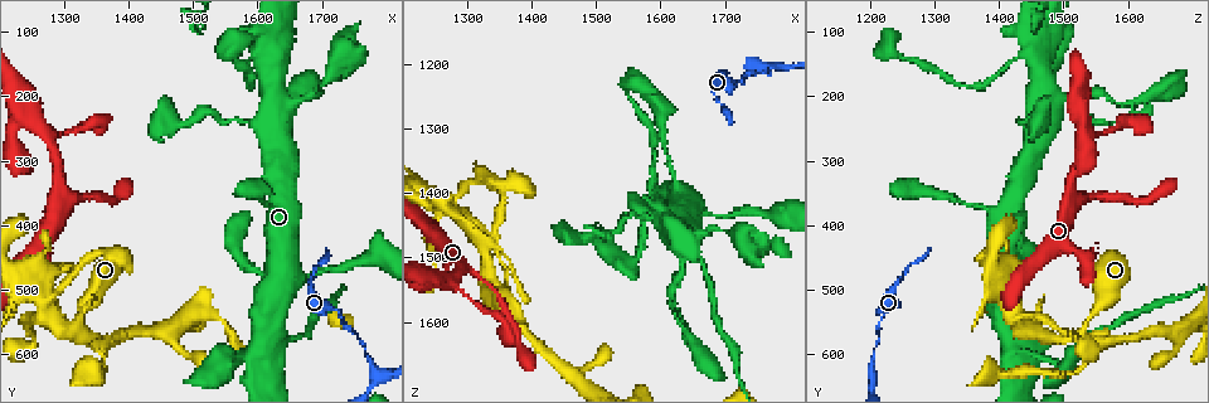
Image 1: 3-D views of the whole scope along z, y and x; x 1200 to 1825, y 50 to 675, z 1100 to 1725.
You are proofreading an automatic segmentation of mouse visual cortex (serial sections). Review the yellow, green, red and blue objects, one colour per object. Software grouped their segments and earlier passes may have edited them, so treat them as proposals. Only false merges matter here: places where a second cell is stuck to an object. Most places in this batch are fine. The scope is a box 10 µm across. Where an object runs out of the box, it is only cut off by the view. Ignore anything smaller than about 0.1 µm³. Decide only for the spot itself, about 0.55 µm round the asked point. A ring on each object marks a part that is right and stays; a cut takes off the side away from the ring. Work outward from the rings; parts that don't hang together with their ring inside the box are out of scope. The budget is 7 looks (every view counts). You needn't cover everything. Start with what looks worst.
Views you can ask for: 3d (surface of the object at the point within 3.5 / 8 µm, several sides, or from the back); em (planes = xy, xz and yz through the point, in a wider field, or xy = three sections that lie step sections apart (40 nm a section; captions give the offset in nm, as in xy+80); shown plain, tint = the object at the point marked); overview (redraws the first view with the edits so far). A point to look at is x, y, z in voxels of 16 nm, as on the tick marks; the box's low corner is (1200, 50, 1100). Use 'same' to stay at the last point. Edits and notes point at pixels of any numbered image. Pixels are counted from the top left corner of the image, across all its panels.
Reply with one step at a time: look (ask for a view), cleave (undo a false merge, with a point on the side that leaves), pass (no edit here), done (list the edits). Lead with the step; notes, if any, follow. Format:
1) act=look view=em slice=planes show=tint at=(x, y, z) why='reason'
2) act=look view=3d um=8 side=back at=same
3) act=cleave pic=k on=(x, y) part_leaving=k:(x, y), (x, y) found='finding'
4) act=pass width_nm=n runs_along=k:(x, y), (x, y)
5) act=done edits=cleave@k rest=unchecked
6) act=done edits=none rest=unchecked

act=look view=3d um=3.5 side=back at=(1340, 570, 1530) why='four-way junction'

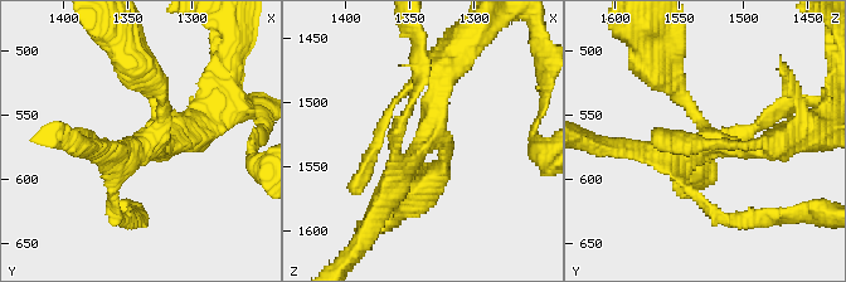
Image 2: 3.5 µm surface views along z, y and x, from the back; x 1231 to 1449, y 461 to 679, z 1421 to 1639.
act=look view=em slice=planes show=tint at=(1338, 570, 1530) arms=4 arm_widths_nm=150,250,250,300

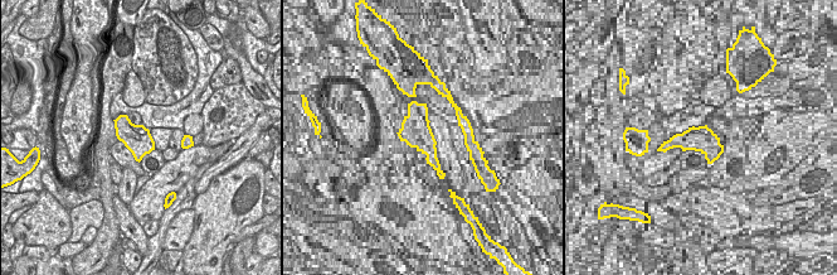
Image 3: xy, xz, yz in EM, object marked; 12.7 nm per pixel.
act=look view=em slice=xy step=3 show=tint at=same

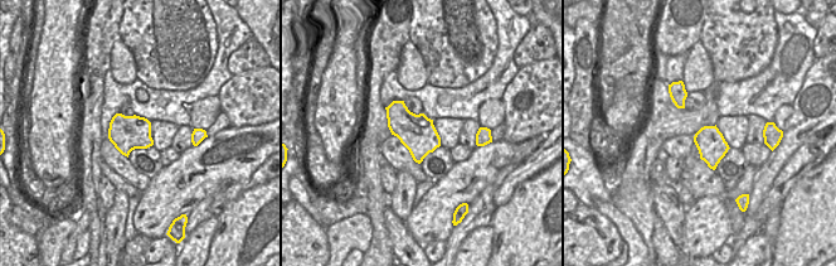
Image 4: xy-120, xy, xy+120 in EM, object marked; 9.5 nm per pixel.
act=pass runs_along=2:(665, 76), (706, 141), (783, 141) found='continuous, no second cell'

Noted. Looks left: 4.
act=look view=3d um=8 at=(1780, 620, 1205) why='three-way junction'

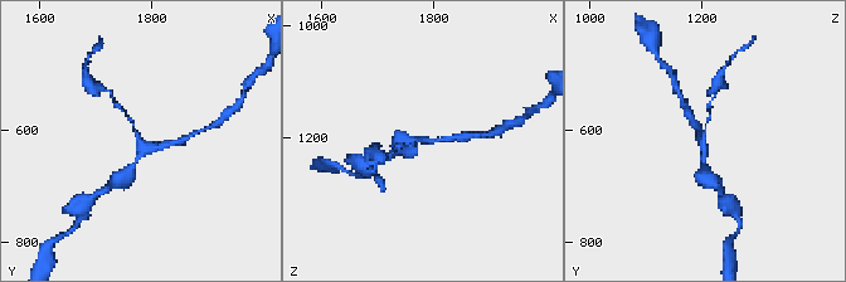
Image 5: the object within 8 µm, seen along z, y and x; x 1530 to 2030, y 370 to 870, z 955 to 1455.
act=look view=3d um=3.5 at=same why='closer look'

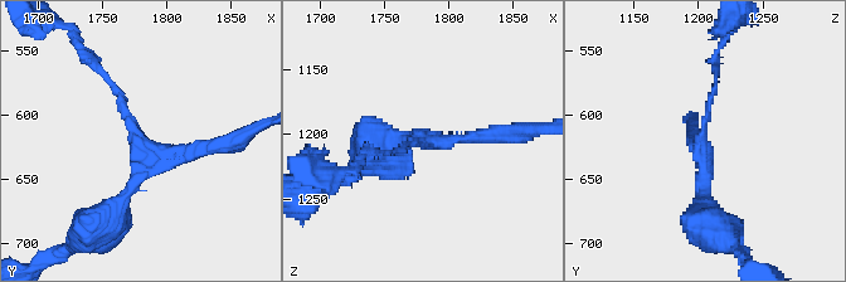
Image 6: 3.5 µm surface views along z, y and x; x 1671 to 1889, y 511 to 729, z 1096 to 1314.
act=look view=em slice=planes show=tint at=(1778, 618, 1204)

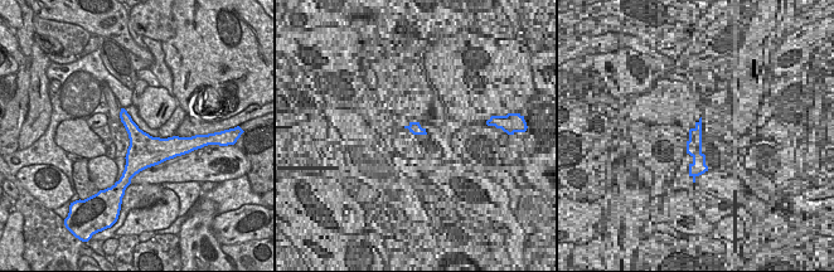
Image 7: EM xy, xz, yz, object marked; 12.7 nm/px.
act=pass width_nm=360 runs_along=6:(715, 69), (700, 142), (706, 208) found='one cell here'

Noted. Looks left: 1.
act=done edits=none rest=unchecked

